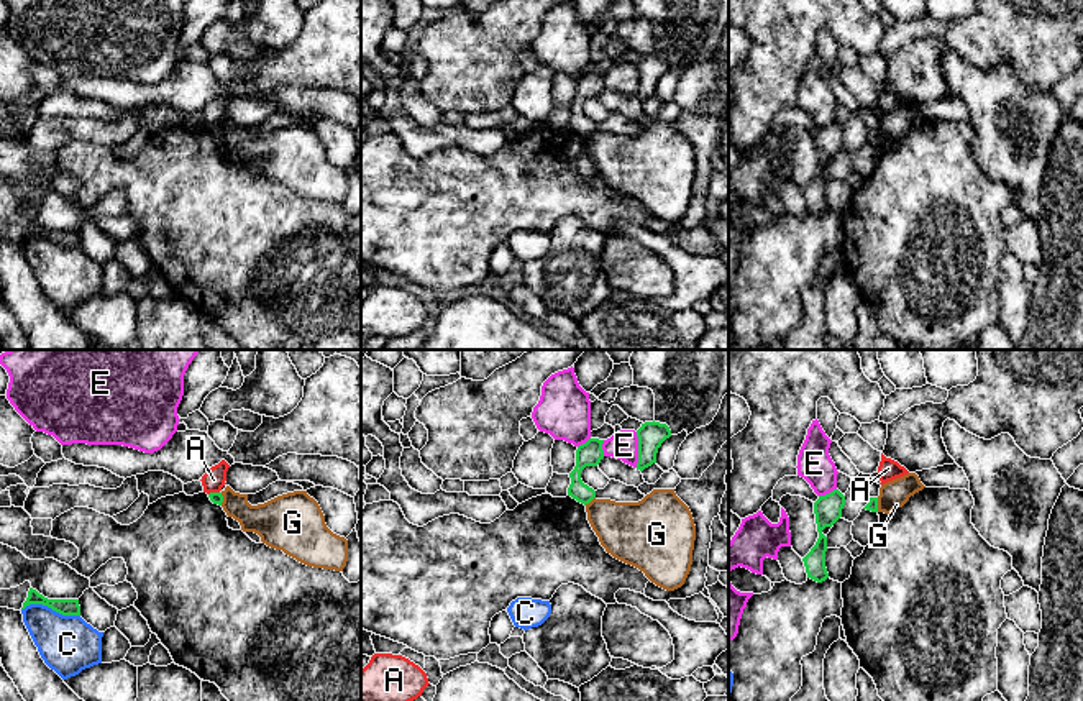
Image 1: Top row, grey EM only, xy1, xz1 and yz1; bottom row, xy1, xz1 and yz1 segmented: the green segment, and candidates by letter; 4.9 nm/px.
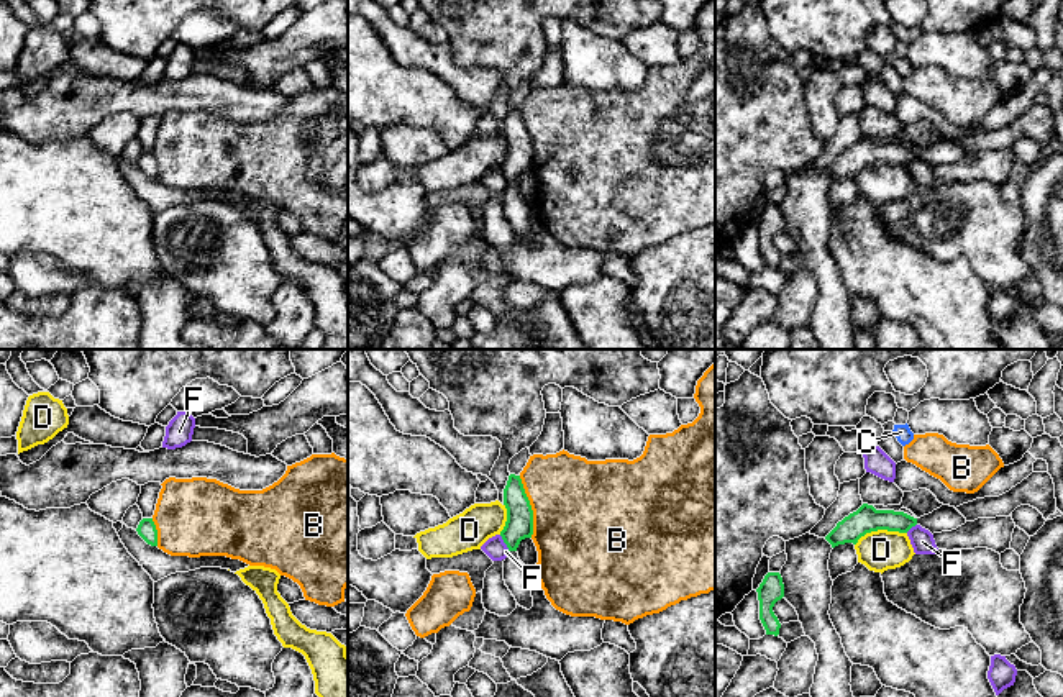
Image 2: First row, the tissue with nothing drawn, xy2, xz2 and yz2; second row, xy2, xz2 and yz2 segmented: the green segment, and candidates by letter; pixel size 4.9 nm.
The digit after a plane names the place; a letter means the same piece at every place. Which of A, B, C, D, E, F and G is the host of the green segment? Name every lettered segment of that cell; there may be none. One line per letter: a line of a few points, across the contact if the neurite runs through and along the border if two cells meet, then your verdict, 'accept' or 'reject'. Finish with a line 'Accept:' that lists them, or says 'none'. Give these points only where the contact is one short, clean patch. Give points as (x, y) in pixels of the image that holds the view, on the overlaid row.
A: xy1 (219, 491), (209, 494) | reject
B: reject
C: reject
D: yz2 (906, 532), (871, 530), (855, 545) | reject
E: xz1 (635, 432), (637, 467) | reject
F: xz2 (499, 535), (509, 551) | reject
G: xz1 (594, 496), (584, 504) | reject
Accept: none

